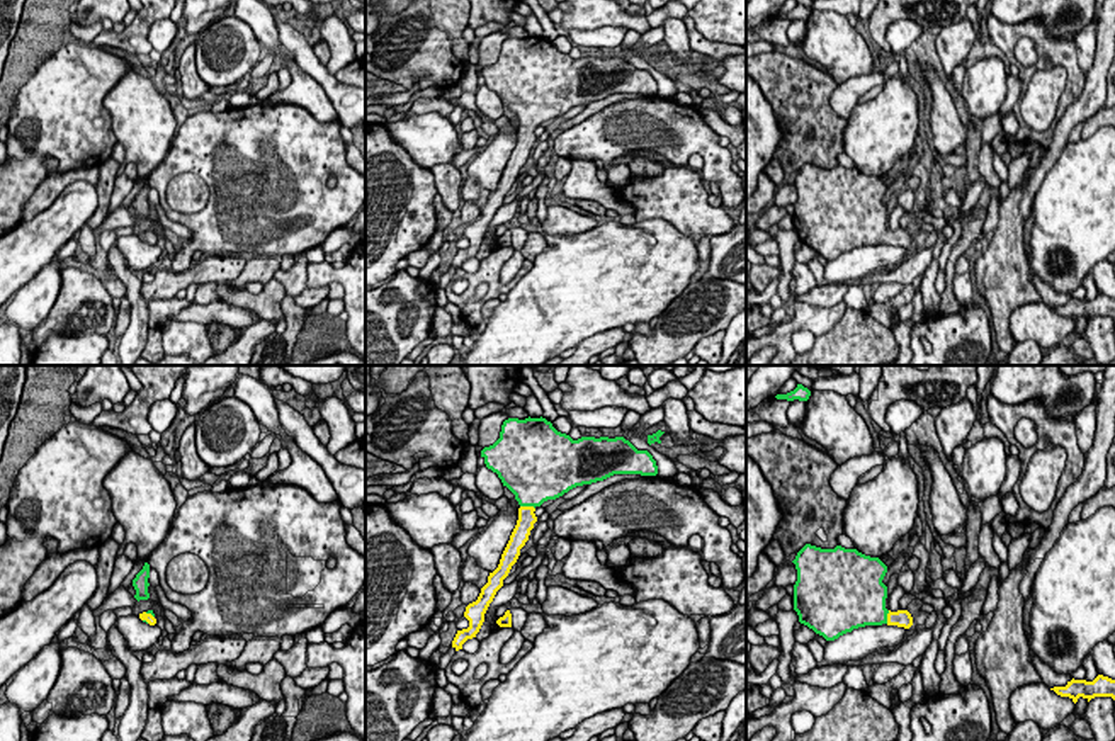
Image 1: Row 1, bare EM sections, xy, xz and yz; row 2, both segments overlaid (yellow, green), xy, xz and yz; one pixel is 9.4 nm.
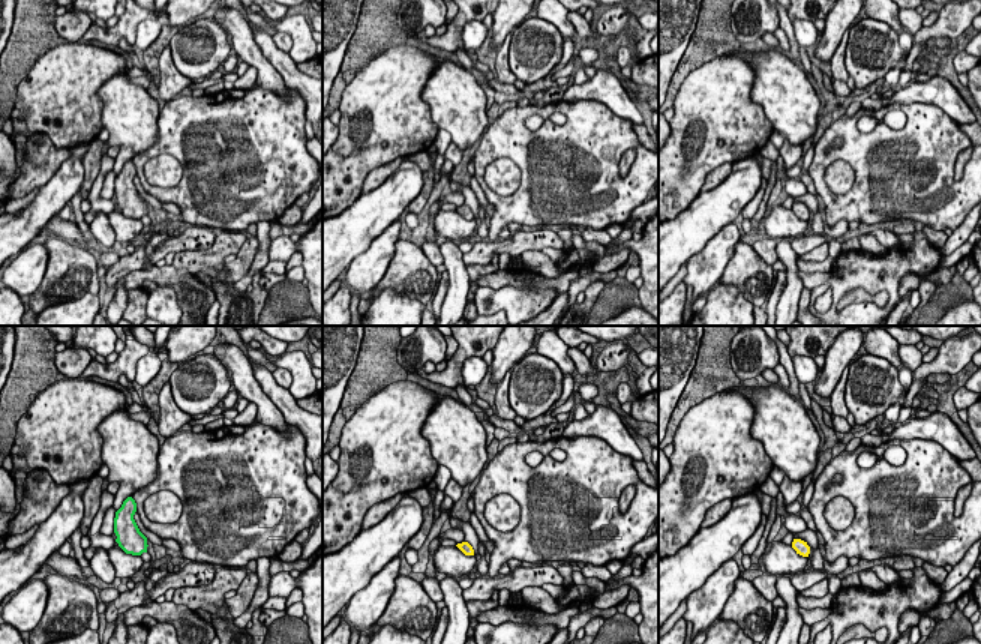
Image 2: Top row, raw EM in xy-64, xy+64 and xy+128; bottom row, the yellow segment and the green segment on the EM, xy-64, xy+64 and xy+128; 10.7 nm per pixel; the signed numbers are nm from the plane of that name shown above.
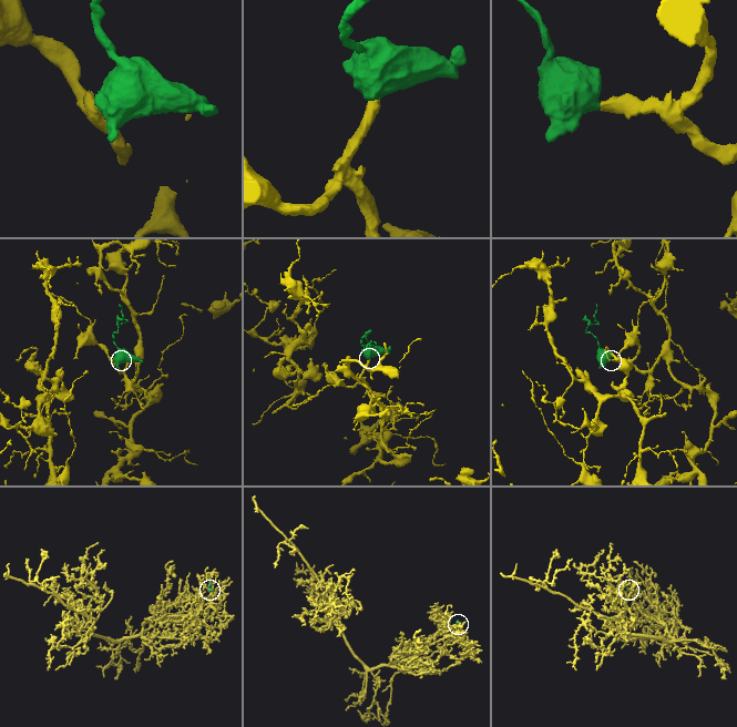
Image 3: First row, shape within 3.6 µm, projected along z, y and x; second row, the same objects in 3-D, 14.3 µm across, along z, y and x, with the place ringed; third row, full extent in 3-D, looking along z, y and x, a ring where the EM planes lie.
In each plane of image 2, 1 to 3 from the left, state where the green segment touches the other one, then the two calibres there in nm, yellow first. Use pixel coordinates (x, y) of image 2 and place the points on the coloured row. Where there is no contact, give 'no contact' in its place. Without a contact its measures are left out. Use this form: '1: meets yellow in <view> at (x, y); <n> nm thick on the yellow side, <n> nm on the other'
1: no contact
2: no contact
3: no contact

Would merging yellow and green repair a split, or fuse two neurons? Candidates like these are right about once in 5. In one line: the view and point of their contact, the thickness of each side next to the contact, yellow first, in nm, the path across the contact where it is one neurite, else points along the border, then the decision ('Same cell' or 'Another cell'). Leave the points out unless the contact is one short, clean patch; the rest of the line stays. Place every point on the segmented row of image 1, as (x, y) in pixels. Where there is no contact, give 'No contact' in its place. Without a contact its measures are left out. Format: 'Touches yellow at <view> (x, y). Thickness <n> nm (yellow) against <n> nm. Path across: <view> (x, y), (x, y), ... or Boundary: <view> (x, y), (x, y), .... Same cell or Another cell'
Touches yellow at xz (527, 507). Thickness 160 nm (yellow) against 440 nm. Path across: xz (526, 520), (527, 507), (532, 481). Same cell

